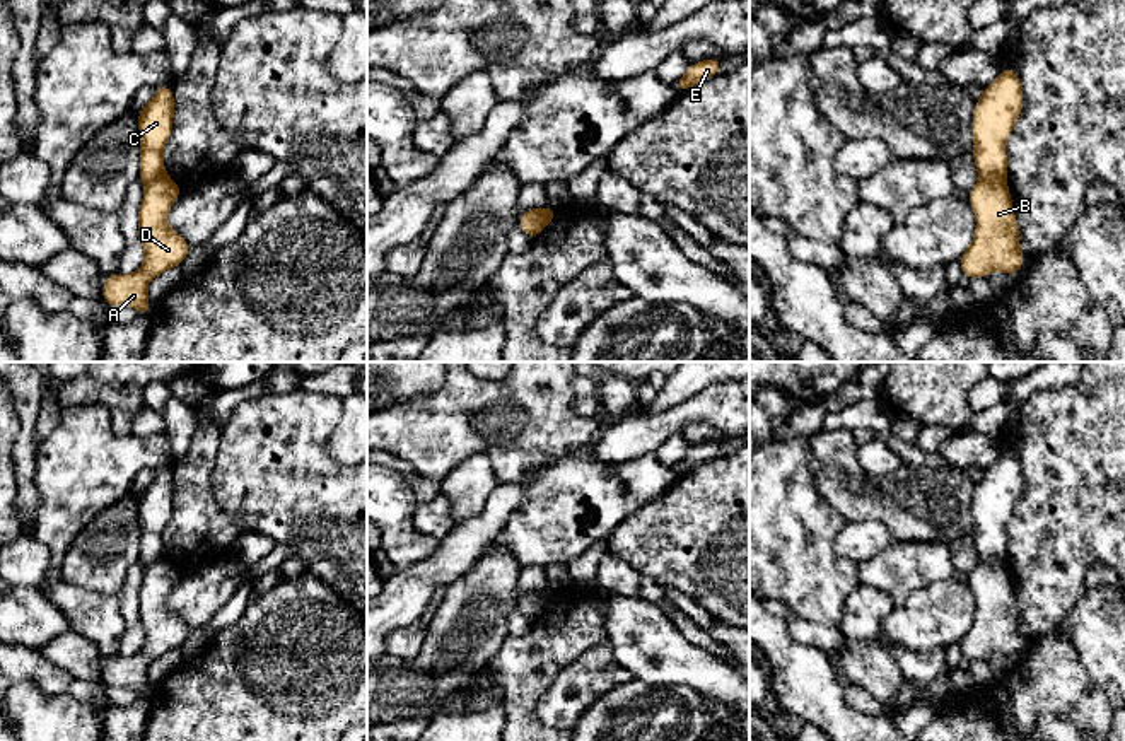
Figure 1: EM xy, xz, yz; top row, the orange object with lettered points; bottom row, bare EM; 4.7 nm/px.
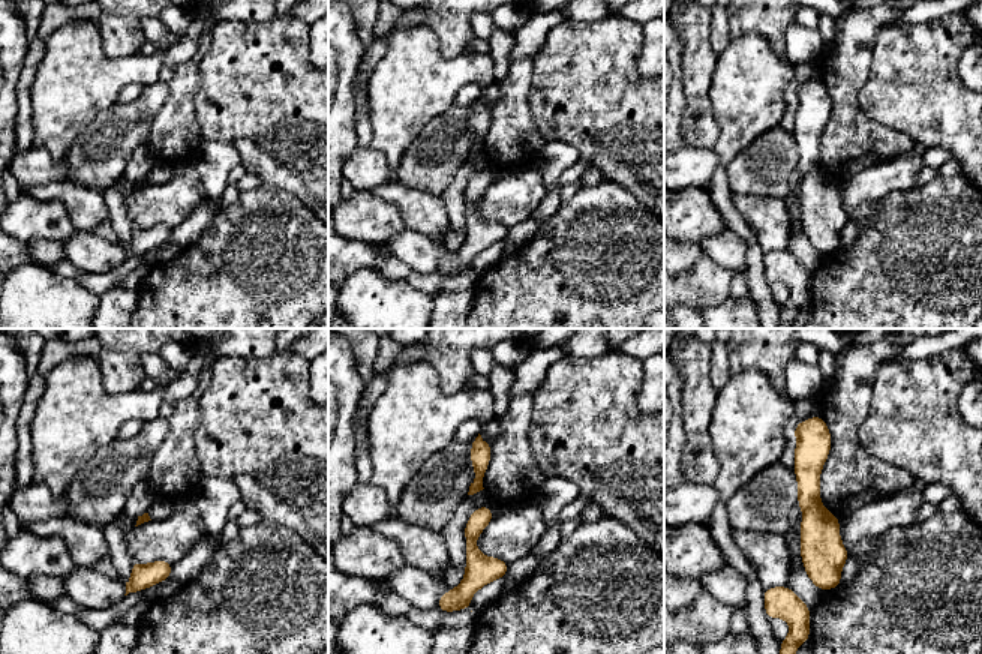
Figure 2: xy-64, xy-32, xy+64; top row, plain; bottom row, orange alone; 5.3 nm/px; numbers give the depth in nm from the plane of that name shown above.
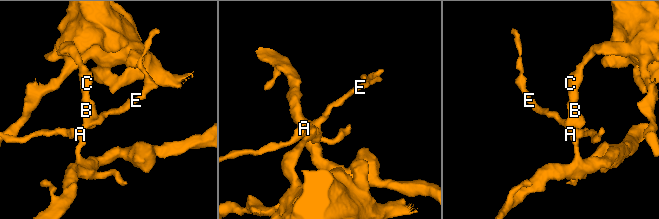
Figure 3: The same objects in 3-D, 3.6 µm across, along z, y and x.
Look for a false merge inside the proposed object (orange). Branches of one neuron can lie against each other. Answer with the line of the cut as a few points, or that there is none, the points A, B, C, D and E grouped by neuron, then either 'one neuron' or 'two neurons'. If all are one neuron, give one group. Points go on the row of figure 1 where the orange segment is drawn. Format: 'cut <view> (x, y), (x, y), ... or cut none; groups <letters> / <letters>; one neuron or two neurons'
cut yz (980, 178), (1004, 183); groups A B D E / C; two neurons

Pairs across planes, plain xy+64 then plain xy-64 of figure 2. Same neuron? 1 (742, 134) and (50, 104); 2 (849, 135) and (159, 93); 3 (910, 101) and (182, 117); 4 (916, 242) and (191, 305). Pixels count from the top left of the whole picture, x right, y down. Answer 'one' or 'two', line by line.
1: one
2: two
3: two
4: one

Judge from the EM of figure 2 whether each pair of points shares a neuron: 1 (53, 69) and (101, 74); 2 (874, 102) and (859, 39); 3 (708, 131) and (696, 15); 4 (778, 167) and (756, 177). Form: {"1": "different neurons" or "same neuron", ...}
{"1": "same neuron", "2": "different neurons", "3": "same neuron", "4": "same neuron"}

